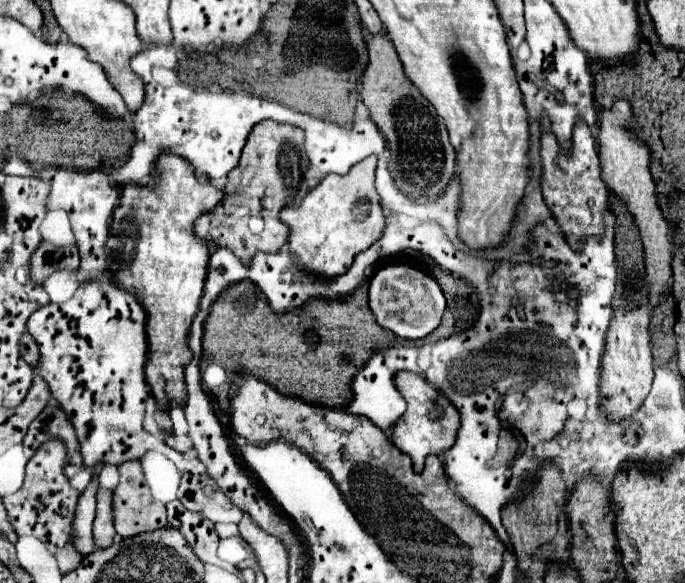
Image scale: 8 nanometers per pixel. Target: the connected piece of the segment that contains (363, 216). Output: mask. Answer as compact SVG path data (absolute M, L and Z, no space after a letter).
M377 157L359 161L347 175L327 175L301 205L287 205L281 221L289 225L289 249L299 265L319 277L343 275L357 253L369 249L385 229L385 213L375 189Z

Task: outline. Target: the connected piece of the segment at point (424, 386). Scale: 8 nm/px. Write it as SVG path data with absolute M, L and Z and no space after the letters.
M399 371L395 375L395 385L407 401L407 411L391 427L391 441L397 445L397 449L401 449L401 453L411 457L415 471L421 473L427 455L439 455L455 443L459 429L459 411L443 393L437 393L437 389L433 389L427 379L417 373Z

